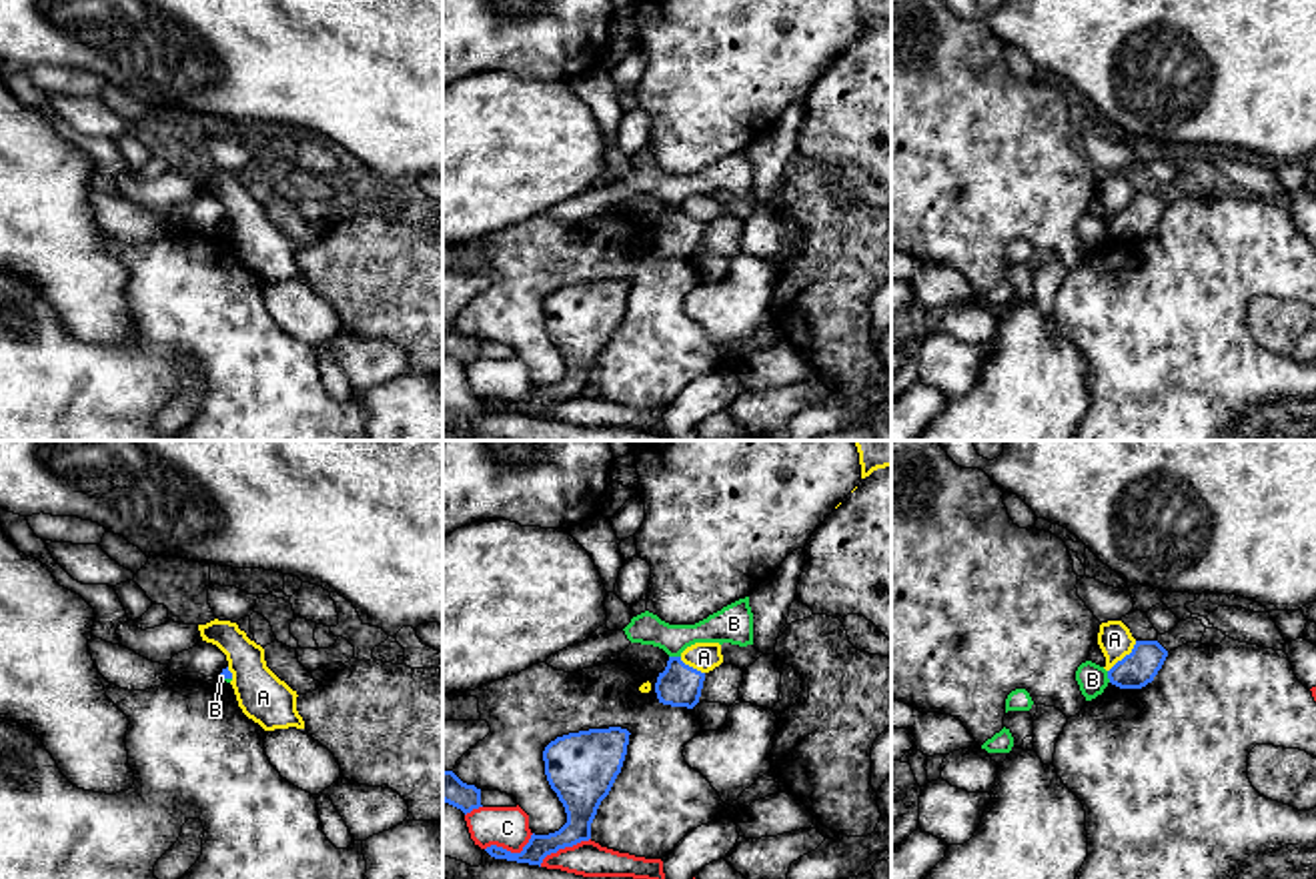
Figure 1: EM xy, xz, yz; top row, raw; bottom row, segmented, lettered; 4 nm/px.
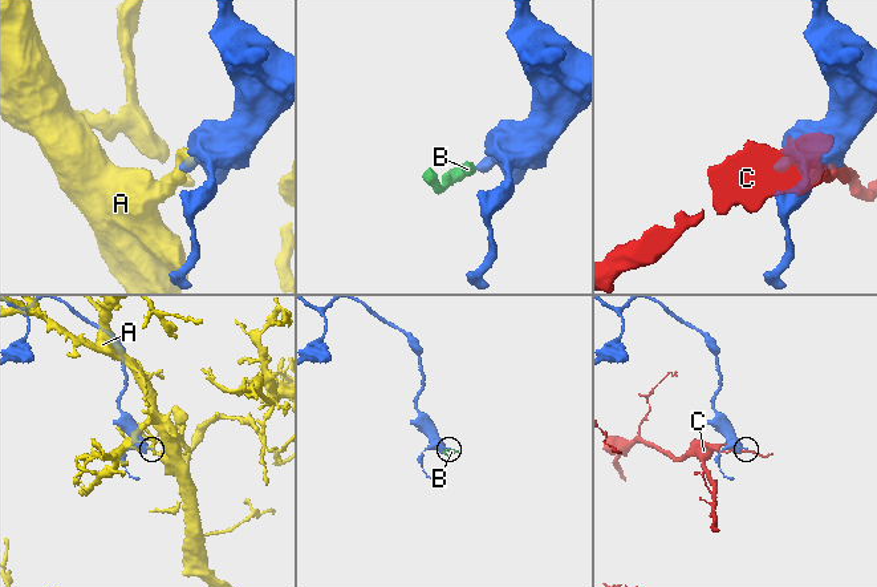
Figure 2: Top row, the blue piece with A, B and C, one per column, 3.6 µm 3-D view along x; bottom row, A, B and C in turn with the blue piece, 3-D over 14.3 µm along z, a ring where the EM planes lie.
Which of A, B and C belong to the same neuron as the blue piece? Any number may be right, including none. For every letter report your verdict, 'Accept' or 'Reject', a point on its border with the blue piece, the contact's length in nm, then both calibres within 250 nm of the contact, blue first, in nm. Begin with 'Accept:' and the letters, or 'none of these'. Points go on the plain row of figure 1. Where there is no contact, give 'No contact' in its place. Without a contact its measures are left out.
Accept: none of these
A: Reject. Touches blue at yz (1126, 207). Shared border 170 nm. Thickness 140 nm (blue) against 140 nm
B: Reject. Touches blue at xz (676, 209). Shared border 50 nm. Thickness 180 nm (blue) against 140 nm
C: Reject. Touches blue at xz (509, 403). Shared border 220 nm. Thickness 100 nm (blue) against 170 nm

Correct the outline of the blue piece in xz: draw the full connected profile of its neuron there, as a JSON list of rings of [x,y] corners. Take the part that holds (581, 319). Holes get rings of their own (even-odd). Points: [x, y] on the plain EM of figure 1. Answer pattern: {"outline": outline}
{"outline": [[[621,278],[569,284],[543,302],[545,326],[565,358],[567,374],[549,386],[531,386],[521,404],[491,396],[495,410],[539,416],[551,404],[591,390],[591,374],[601,352],[621,324],[629,282]]]}

